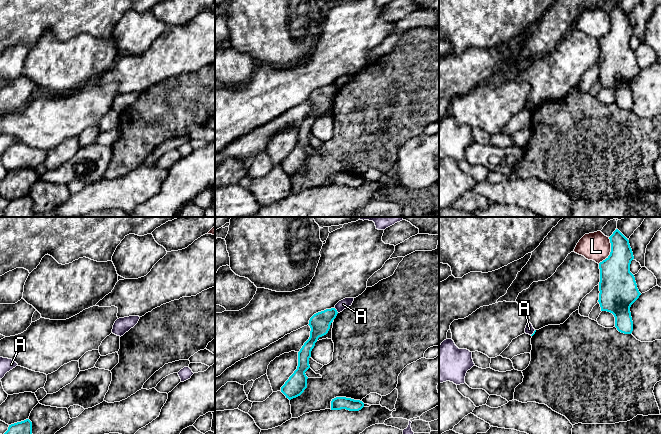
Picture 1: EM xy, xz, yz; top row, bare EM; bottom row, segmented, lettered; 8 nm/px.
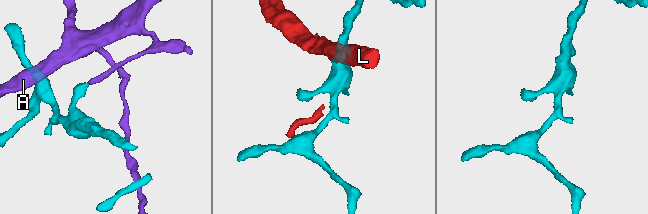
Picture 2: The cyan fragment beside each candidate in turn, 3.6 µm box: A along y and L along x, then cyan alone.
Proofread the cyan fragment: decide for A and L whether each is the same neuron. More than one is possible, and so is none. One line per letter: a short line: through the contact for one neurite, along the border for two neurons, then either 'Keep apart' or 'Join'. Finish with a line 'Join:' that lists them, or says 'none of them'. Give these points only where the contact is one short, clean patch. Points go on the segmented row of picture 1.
A: Line: xz (334, 307), (338, 312). Keep apart
L: Line: yz (609, 237), (610, 253), (598, 263). Keep apart
Join: none of them

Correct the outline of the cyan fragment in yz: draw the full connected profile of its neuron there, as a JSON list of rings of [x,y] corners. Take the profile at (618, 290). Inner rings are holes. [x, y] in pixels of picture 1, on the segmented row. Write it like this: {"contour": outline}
{"contour": [[[616,229],[609,237],[611,243],[610,255],[599,263],[599,304],[601,311],[607,311],[615,317],[615,327],[624,334],[631,334],[633,331],[633,321],[630,307],[639,298],[641,293],[637,288],[634,275],[630,272],[630,264],[634,259],[629,240]]]}

